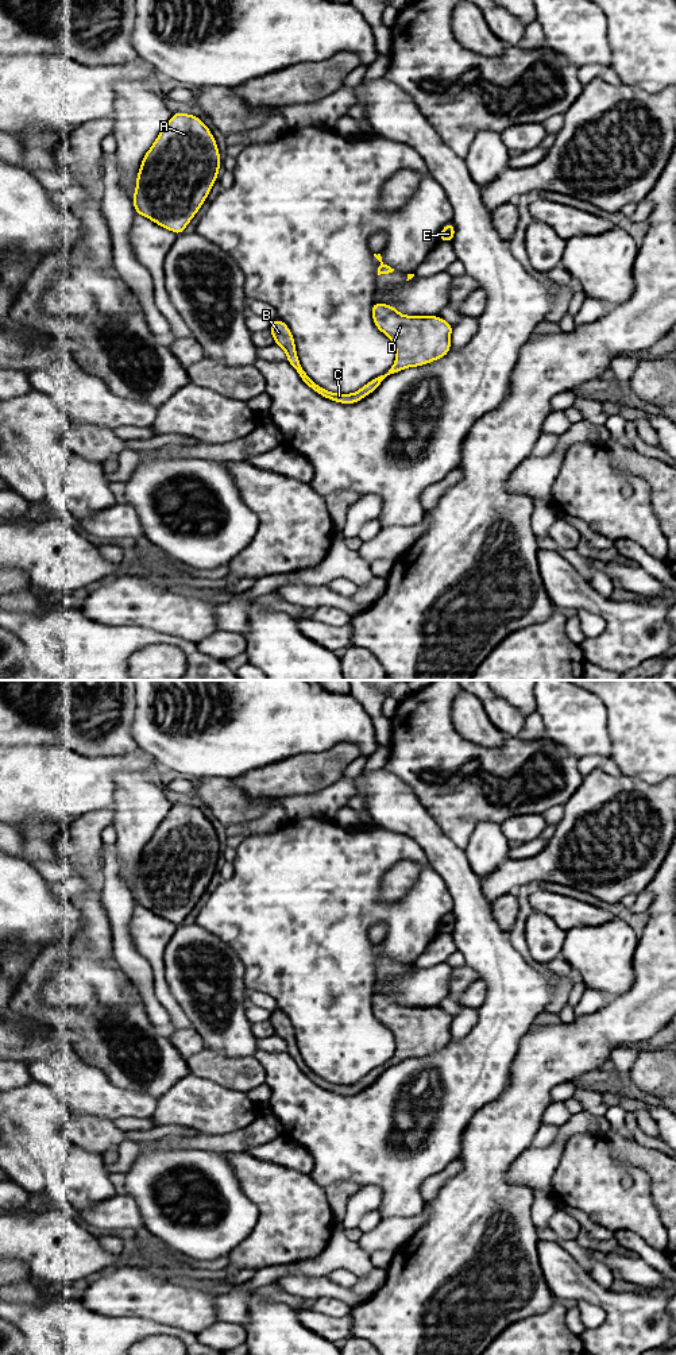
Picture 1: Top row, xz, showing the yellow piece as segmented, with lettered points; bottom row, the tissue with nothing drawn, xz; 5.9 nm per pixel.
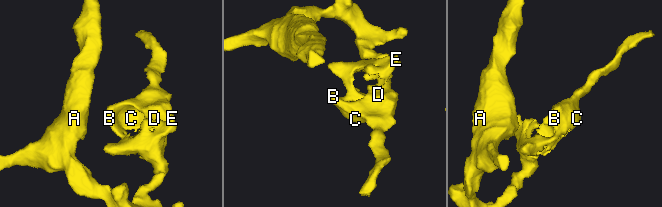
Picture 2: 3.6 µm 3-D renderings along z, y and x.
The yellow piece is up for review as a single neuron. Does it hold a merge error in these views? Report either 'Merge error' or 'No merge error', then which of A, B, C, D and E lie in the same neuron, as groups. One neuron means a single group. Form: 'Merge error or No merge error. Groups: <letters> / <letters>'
No merge error. Groups: A B C D E

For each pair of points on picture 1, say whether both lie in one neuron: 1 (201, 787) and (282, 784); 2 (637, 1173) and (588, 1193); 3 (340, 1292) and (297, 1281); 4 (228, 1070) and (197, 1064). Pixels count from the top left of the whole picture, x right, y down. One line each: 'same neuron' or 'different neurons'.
1: different neurons
2: same neuron
3: same neuron
4: same neuron

